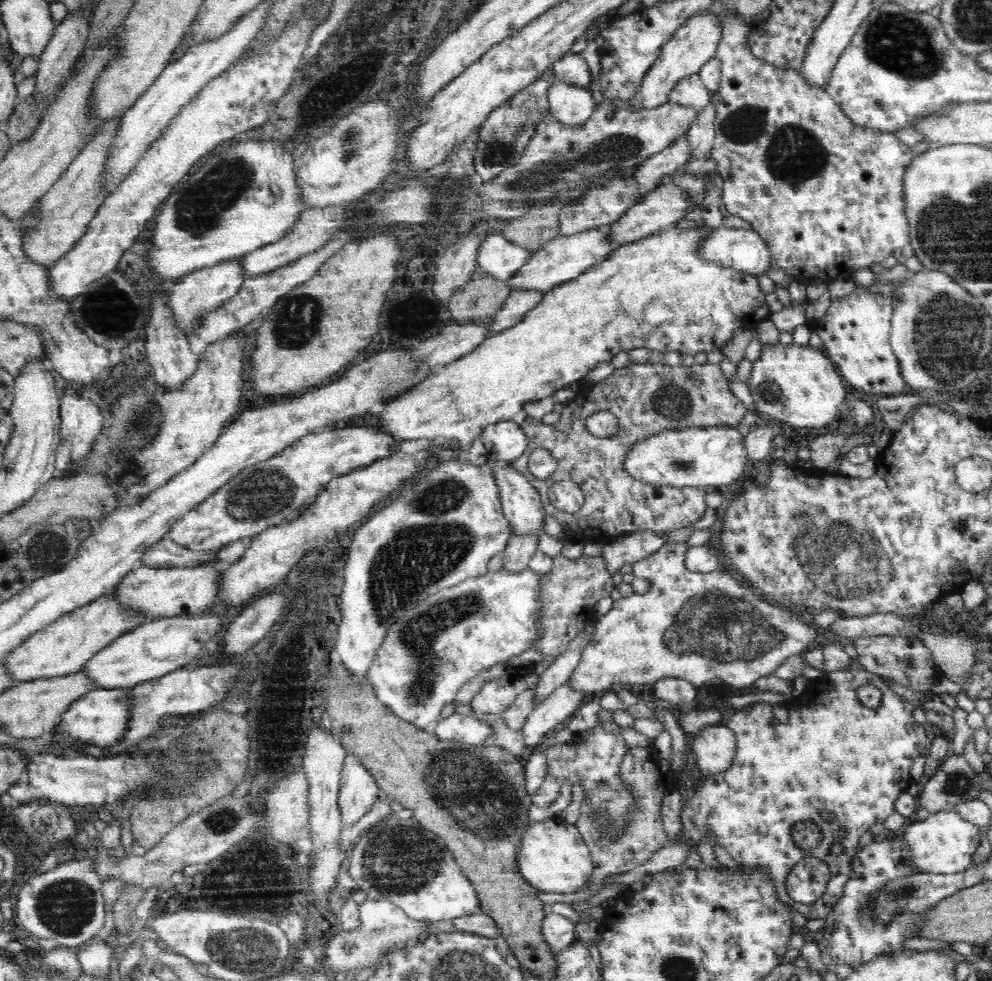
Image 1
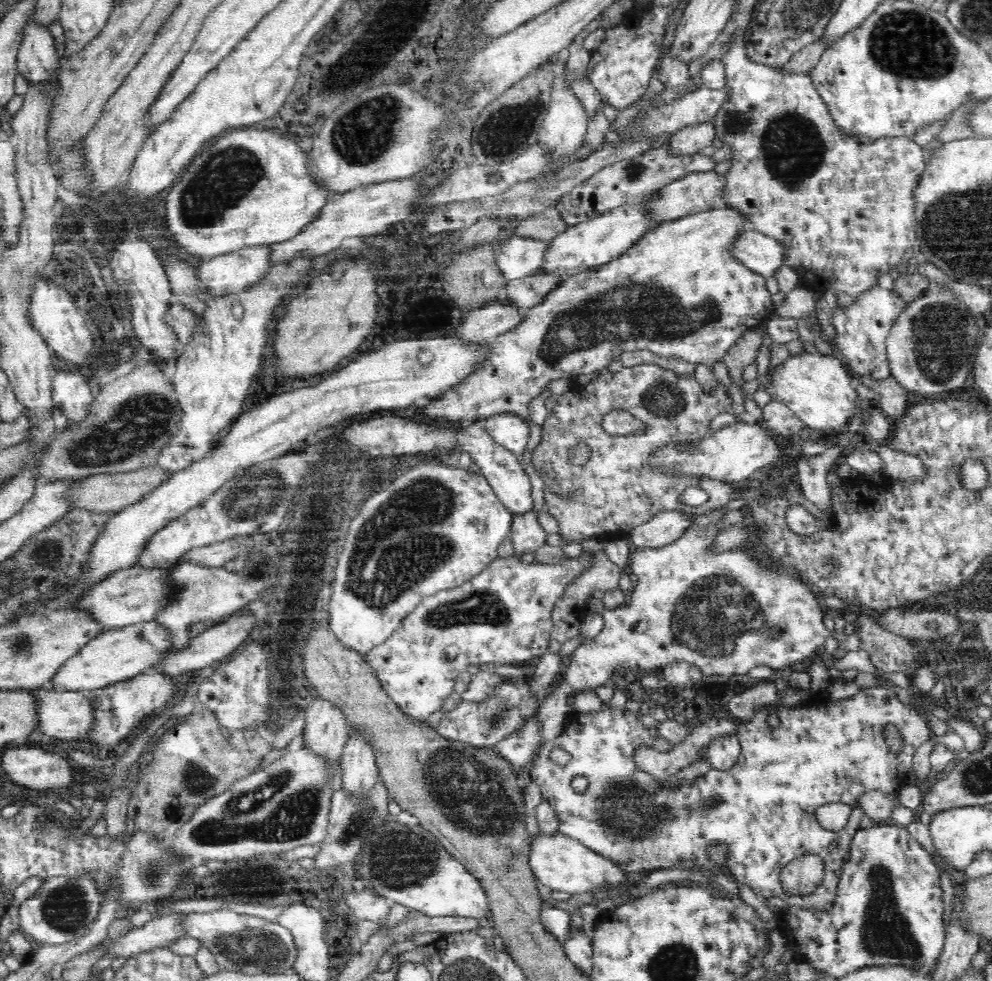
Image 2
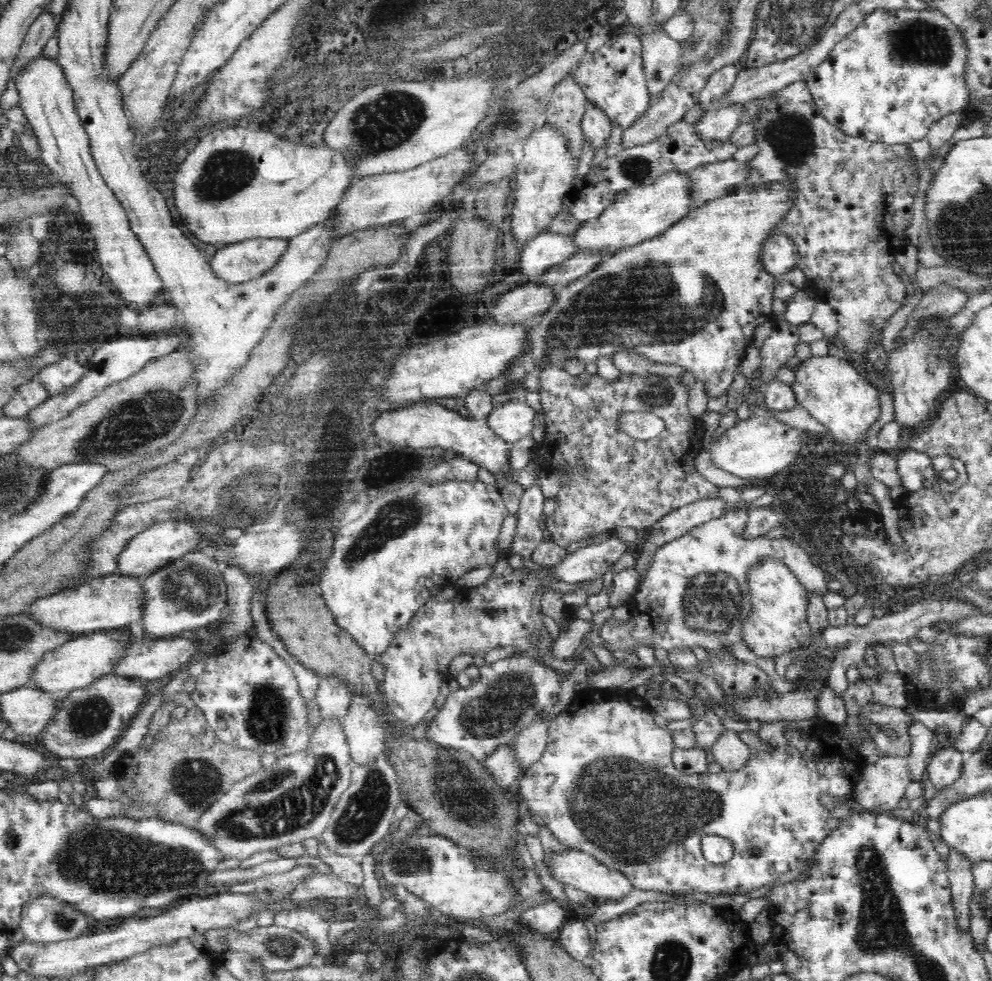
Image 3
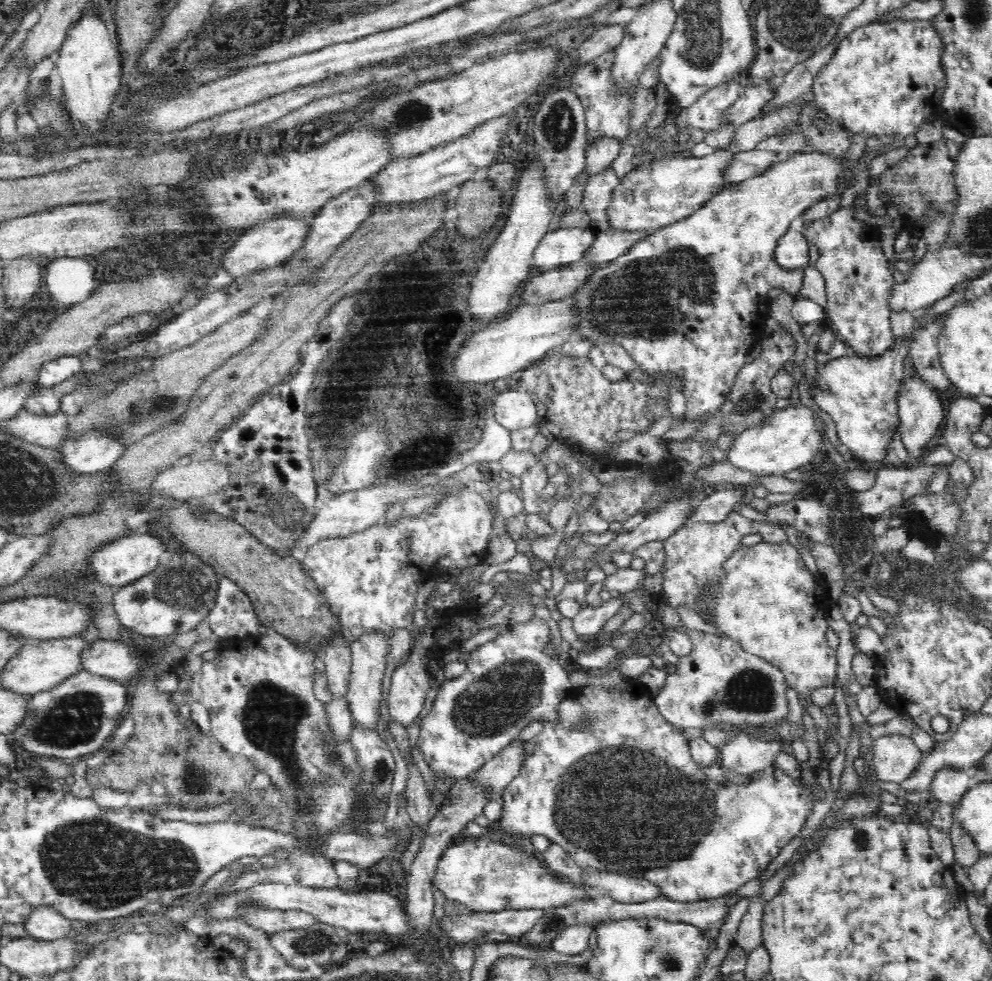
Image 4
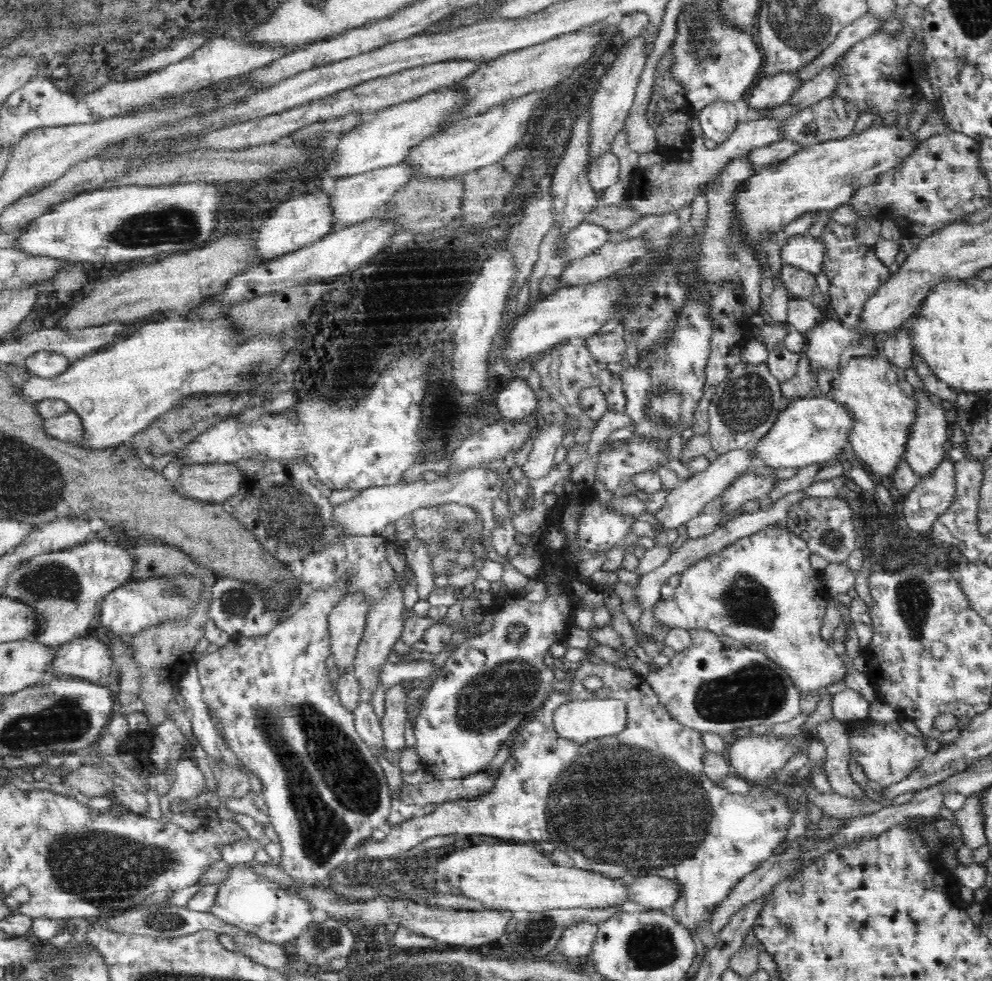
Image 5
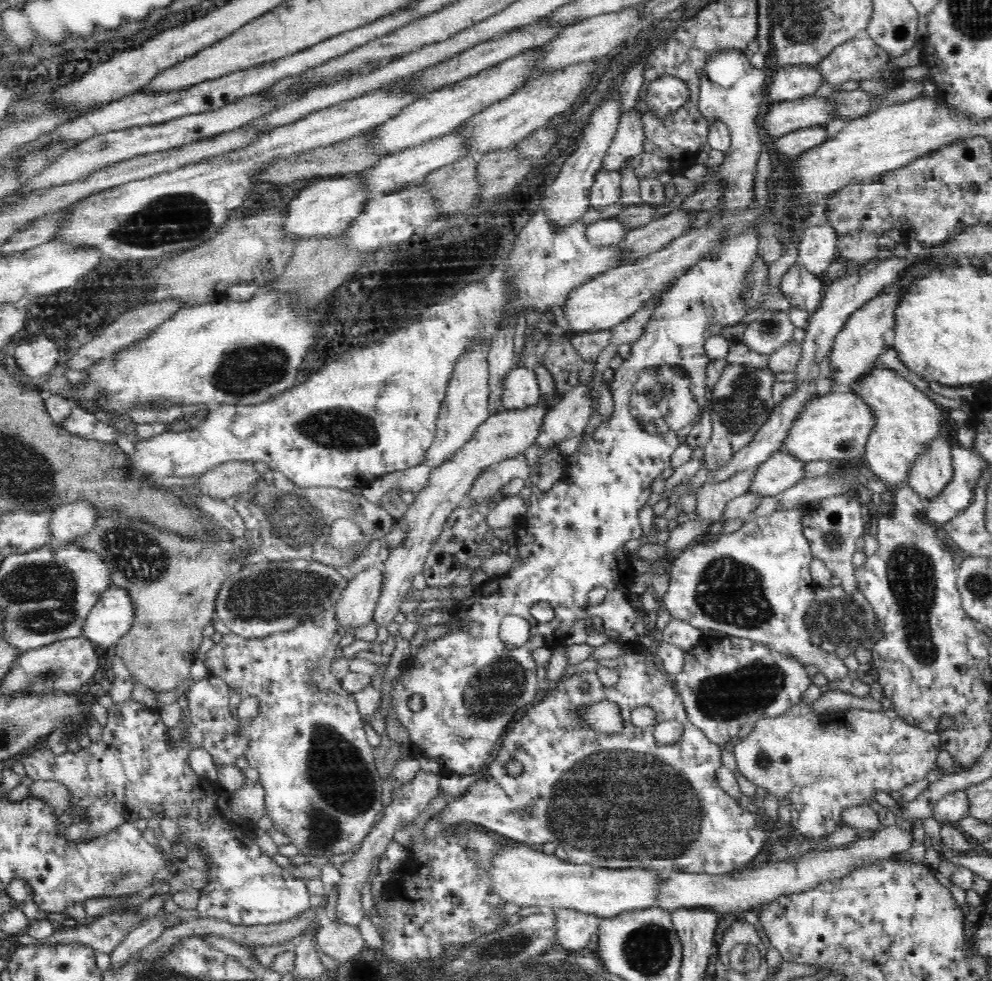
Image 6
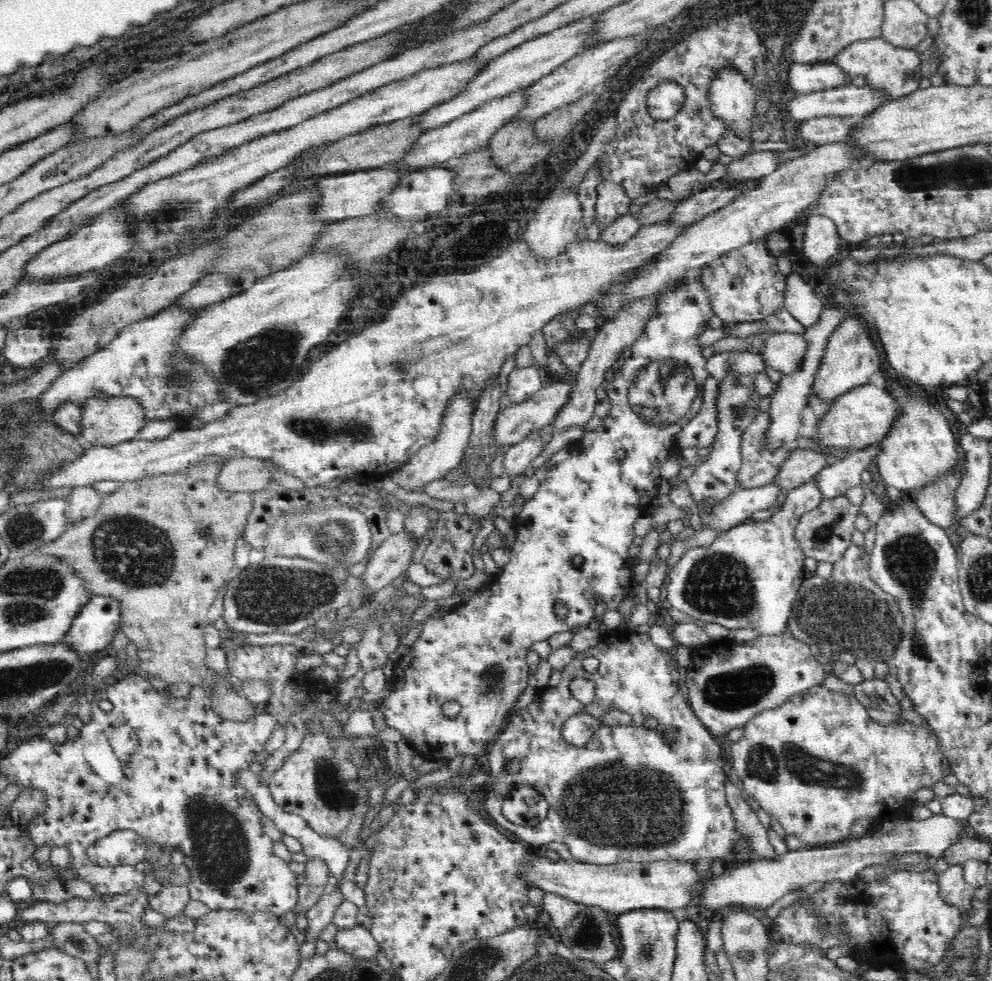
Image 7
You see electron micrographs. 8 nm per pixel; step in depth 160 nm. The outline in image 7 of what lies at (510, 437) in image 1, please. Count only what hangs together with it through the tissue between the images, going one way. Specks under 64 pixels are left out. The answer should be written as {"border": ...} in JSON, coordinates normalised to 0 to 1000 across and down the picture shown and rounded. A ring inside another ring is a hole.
{"border":[[[542,373],[520,374],[513,381],[510,408],[513,412],[534,408],[546,394],[546,385]]]}

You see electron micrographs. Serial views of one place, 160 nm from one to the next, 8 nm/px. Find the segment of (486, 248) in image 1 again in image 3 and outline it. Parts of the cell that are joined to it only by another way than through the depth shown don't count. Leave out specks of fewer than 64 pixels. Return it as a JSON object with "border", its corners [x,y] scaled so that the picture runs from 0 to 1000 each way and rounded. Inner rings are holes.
{"border":[[[549,235],[526,249],[521,274],[531,281],[544,281],[556,271],[578,262],[583,256],[579,238]]]}

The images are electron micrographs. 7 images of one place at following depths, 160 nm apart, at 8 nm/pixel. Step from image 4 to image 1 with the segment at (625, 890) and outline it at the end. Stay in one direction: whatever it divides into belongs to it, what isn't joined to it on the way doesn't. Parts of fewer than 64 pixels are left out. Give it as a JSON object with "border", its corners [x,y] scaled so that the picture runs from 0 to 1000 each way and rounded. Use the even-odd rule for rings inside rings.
{"border":[[[563,833],[534,838],[521,879],[527,895],[542,909],[575,911],[589,908],[595,902],[600,889],[595,865],[587,855],[583,841],[573,840]]]}

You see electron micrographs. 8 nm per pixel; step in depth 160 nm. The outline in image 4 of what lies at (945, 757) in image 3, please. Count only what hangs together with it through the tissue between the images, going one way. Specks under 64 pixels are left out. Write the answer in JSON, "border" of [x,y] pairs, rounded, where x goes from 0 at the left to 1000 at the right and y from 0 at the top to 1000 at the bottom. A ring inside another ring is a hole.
{"border":[[[950,783],[944,789],[936,806],[950,820],[964,825],[970,819],[979,799],[979,787]]]}

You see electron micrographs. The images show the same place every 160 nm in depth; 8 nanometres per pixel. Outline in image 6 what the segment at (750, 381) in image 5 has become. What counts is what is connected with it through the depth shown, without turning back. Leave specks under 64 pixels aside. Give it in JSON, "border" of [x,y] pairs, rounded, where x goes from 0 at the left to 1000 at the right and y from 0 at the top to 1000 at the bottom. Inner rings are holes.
{"border":[[[736,371],[728,378],[720,399],[713,405],[716,414],[715,422],[719,432],[716,451],[711,455],[708,471],[714,477],[714,489],[725,481],[740,465],[752,455],[762,442],[762,439],[771,431],[778,417],[778,393],[782,388],[780,379],[774,377],[757,377],[750,372]]]}

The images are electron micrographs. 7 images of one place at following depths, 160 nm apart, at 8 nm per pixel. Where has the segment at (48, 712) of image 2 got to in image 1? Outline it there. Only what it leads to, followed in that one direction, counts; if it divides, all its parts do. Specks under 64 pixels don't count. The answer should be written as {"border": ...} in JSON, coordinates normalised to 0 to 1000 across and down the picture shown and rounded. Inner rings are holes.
{"border":[[[93,702],[74,714],[69,722],[61,728],[55,745],[70,750],[78,756],[111,762],[126,745],[130,731],[128,723],[127,702]]]}

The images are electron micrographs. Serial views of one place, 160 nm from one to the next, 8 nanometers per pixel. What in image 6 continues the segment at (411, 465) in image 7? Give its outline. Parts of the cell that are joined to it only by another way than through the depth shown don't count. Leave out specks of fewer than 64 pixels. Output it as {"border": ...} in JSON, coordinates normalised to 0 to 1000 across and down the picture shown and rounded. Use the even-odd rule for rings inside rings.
{"border":[[[492,352],[480,354],[466,363],[451,394],[451,404],[445,412],[439,432],[438,451],[426,463],[426,473],[436,480],[453,471],[459,462],[476,449],[479,438],[494,424],[492,418]]]}

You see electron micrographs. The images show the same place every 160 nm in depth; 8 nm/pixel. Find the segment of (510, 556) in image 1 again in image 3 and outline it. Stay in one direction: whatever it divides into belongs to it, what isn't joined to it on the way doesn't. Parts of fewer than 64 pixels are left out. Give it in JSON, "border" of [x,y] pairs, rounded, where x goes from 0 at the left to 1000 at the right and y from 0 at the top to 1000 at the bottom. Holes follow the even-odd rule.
{"border":[[[542,491],[530,498],[524,509],[521,541],[516,557],[517,563],[530,571],[535,571],[536,563],[547,550],[547,540],[543,534],[548,527],[546,519],[549,509]]]}

